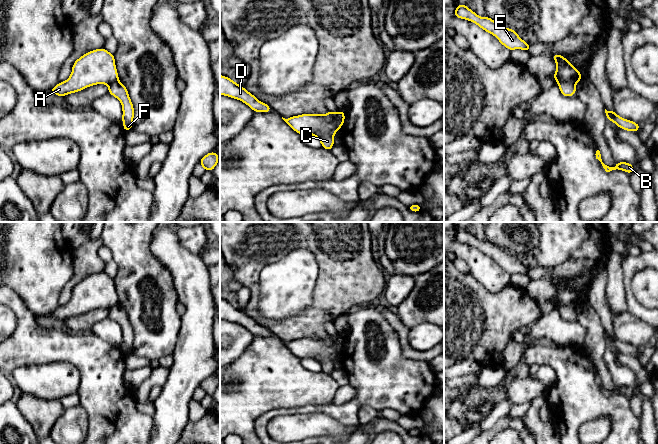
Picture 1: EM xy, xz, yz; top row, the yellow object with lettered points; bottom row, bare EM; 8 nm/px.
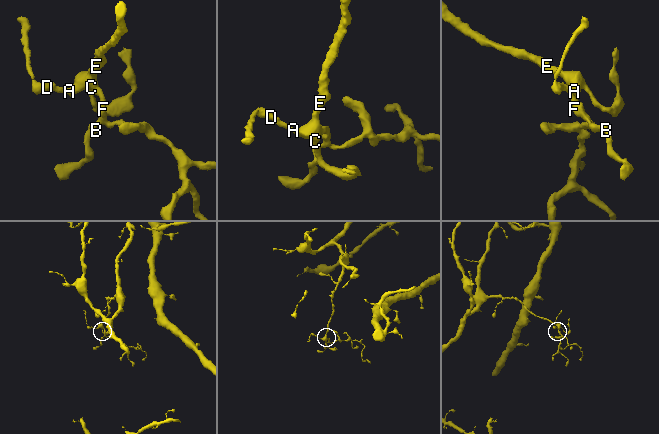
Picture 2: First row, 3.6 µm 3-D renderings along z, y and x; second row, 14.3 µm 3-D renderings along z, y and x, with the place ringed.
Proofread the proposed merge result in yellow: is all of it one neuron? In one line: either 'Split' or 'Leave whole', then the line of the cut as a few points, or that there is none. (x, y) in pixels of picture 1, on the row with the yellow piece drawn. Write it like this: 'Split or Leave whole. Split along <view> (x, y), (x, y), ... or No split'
Split. Split along yz (557, 81), (573, 81), (575, 83)

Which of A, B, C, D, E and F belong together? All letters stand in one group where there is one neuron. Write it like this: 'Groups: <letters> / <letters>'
Groups: A C D E / B F

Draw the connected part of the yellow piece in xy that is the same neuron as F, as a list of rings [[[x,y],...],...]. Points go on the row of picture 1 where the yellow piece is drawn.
[[[116,80],[111,85],[109,85],[108,94],[116,97],[122,104],[122,121],[124,132],[132,129],[133,118],[134,118],[134,107],[130,97],[128,95],[128,90],[125,85],[123,85],[119,80]]]

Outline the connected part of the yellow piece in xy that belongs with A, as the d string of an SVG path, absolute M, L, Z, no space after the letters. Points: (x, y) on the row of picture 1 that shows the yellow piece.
M104 48L95 49L77 59L72 66L70 77L64 82L59 82L50 93L64 97L92 85L109 86L118 78L114 54Z

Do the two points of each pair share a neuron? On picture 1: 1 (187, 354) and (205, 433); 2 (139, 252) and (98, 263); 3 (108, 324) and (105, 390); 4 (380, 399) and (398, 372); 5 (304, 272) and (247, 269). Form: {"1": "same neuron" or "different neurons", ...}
{"1": "different neurons", "2": "different neurons", "3": "different neurons", "4": "same neuron", "5": "different neurons"}

